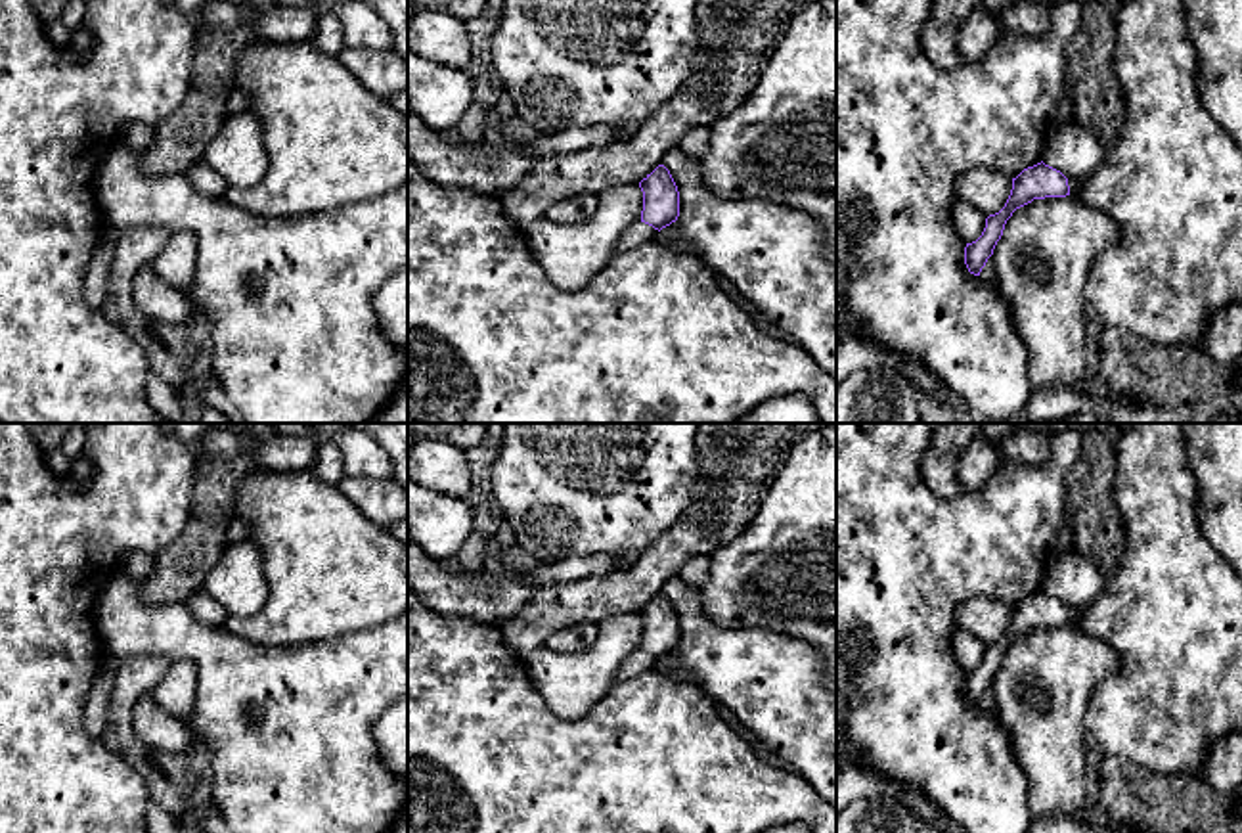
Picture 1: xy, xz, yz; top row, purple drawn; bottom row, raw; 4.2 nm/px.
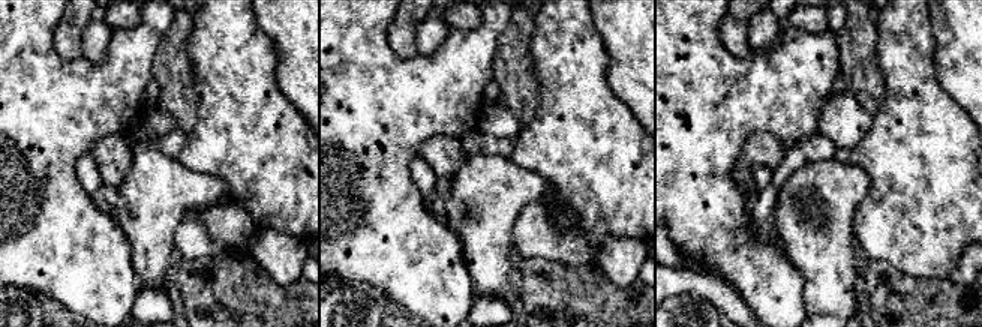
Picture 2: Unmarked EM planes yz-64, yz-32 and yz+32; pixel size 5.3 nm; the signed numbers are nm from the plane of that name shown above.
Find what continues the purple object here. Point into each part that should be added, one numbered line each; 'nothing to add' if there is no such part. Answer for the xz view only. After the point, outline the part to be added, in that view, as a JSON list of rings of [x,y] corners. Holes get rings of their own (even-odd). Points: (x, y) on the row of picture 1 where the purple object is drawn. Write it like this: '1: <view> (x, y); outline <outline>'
1: xz (638, 234); outline [[[639,220],[622,234],[616,247],[616,255],[632,251],[651,239],[656,239],[656,236],[658,236],[658,230]]]

